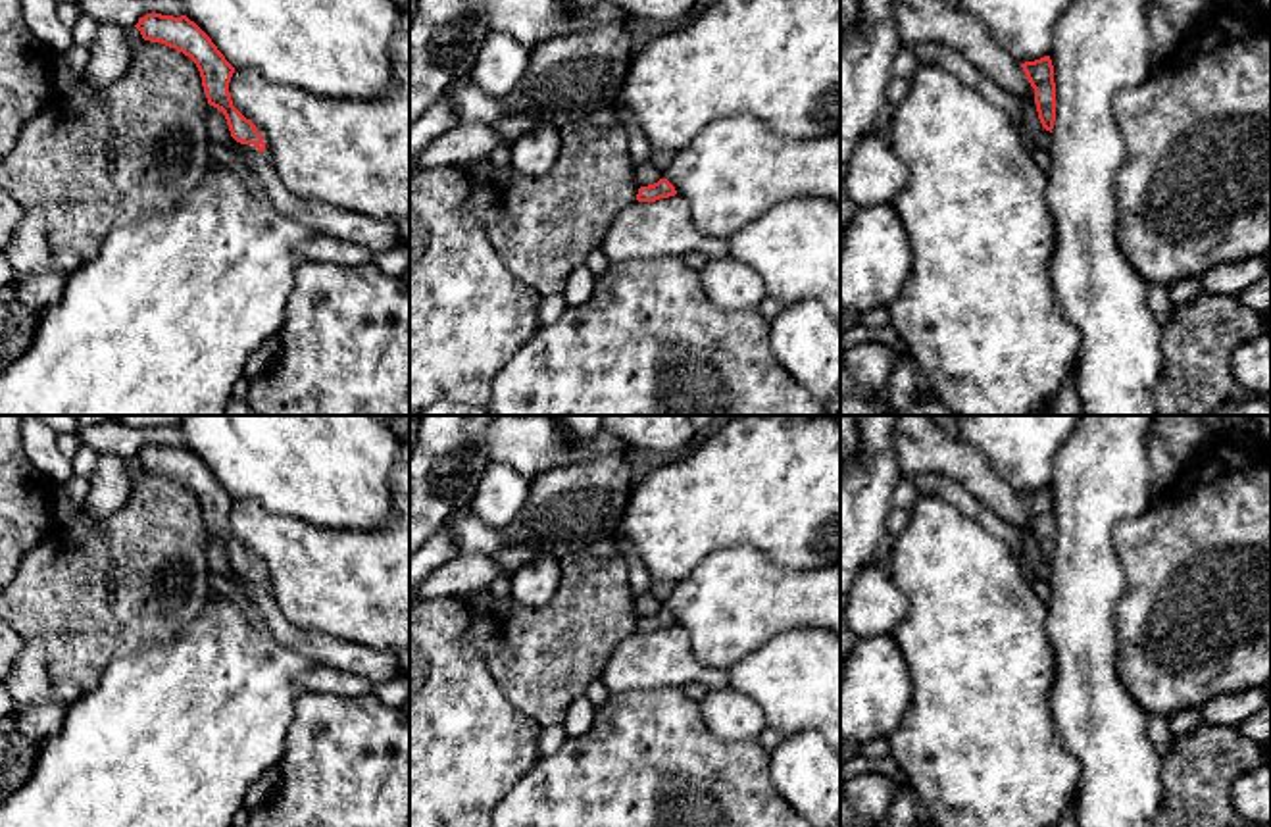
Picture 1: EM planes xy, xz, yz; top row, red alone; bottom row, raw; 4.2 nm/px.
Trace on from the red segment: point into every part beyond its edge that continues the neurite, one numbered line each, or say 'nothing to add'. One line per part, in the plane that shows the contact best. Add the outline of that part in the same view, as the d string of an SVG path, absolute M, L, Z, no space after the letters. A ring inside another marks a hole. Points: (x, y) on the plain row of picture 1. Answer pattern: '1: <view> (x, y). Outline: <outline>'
1: xy (266, 583). Outline: M256 556L256 560L258 560L258 564L262 565L262 569L263 569L263 573L265 573L265 581L263 581L263 583L260 583L254 575L240 575L240 573L237 573L235 569L233 569L233 571L235 571L240 579L250 581L250 583L254 583L254 585L260 585L260 587L263 587L267 592L273 592L267 565L263 564L262 558Z

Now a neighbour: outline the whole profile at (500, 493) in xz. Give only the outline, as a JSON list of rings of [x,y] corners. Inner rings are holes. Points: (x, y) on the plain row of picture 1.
[[[488,464],[469,502],[475,514],[492,531],[502,531],[521,512],[531,490],[531,477],[523,477],[508,464]]]

